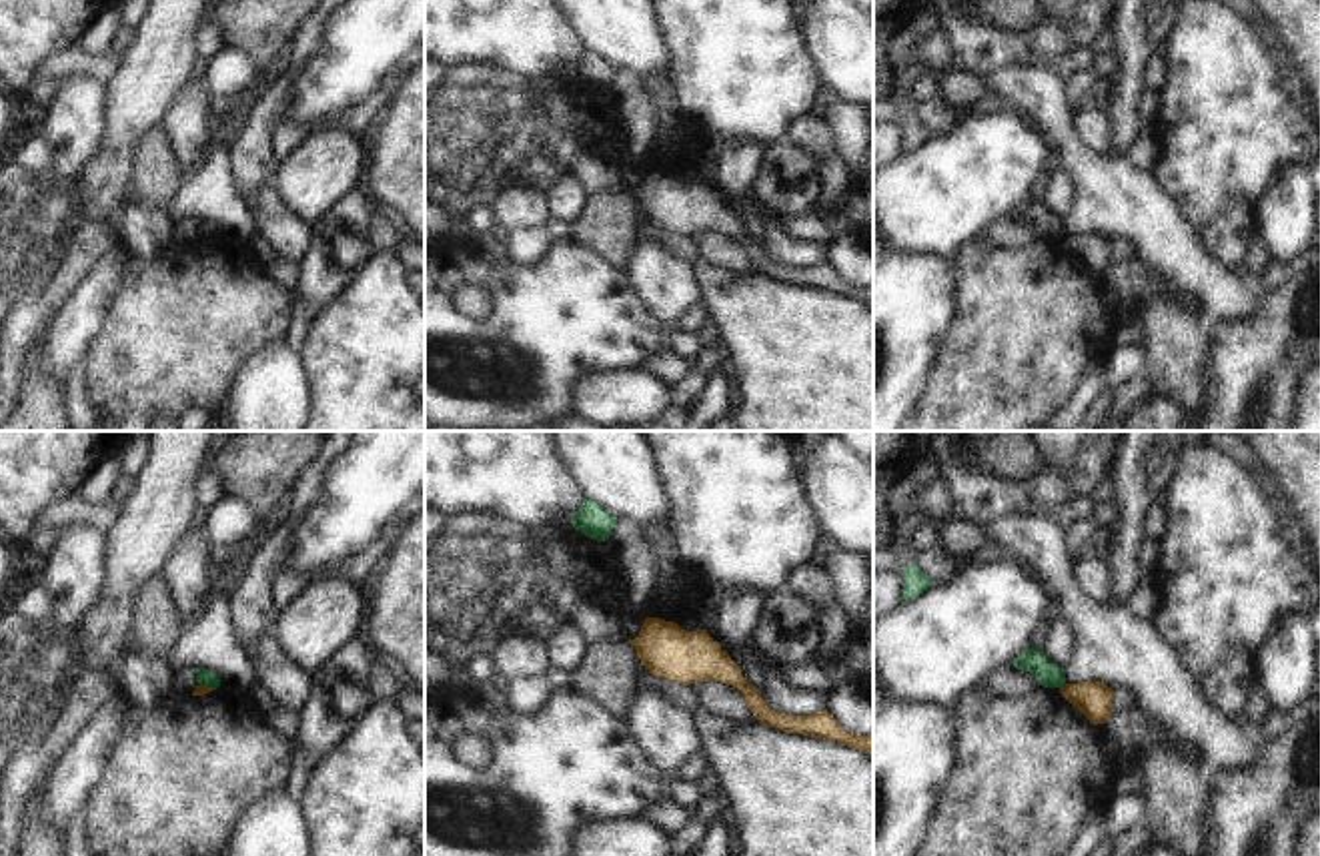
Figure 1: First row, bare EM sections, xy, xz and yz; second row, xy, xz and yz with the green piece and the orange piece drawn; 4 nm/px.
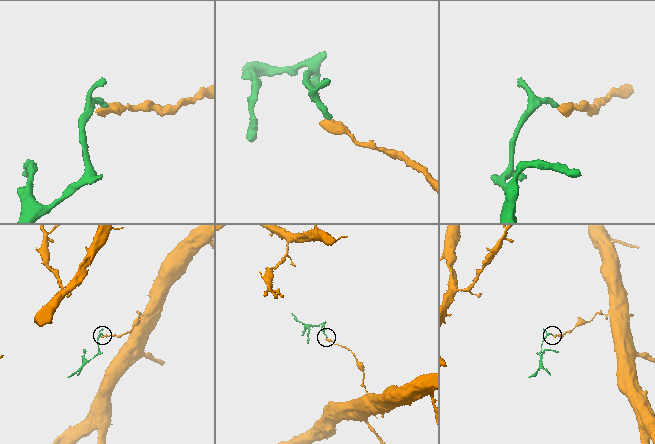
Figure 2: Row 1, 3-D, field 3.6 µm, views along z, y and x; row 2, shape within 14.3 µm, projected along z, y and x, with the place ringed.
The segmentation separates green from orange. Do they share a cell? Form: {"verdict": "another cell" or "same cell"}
{"verdict": "another cell"}

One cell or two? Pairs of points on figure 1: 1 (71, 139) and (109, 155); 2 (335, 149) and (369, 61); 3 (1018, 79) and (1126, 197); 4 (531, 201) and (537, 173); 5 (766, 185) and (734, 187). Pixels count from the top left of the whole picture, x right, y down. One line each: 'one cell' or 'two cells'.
1: two cells
2: two cells
3: one cell
4: two cells
5: two cells

